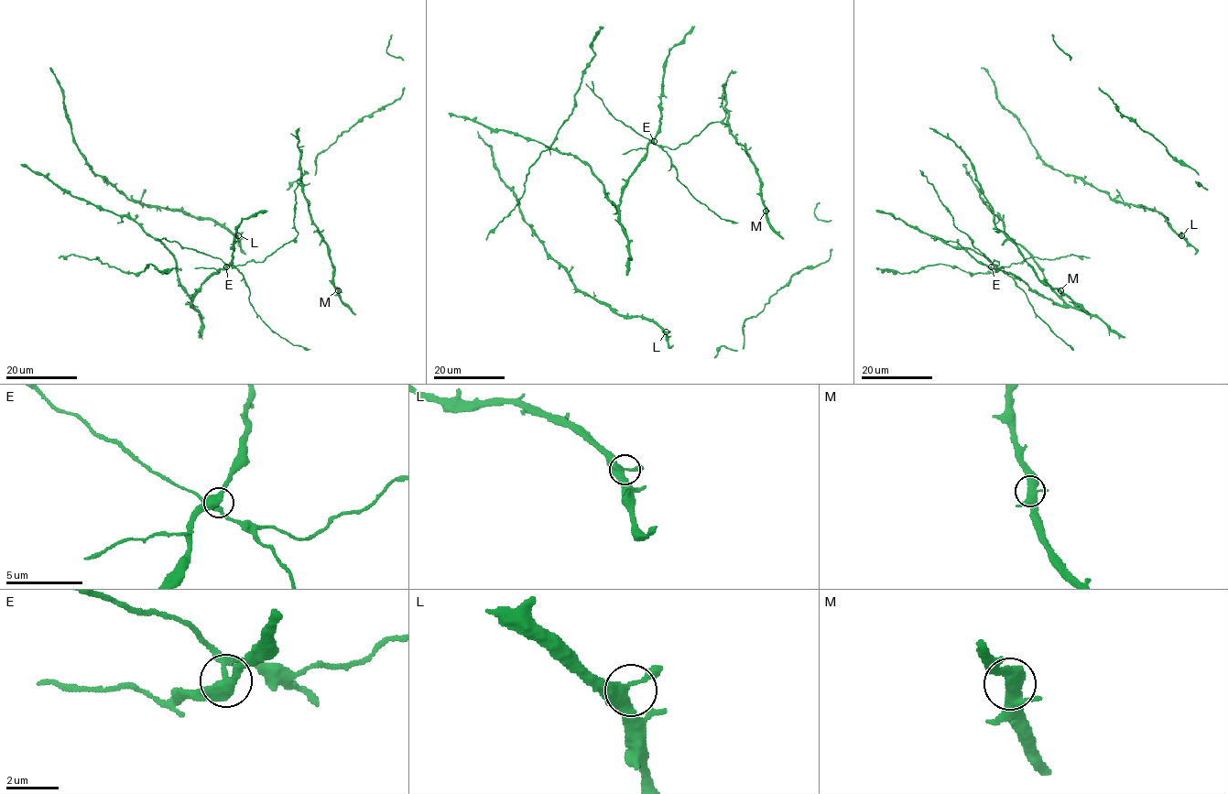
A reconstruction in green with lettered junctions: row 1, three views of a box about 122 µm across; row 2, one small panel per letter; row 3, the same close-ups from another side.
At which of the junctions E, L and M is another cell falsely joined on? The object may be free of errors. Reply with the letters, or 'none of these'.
E

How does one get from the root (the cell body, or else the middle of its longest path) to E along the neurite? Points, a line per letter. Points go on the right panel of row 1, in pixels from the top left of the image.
E: (982, 191), (983, 201), (1003, 220), (1004, 231), (1029, 254), (1063, 304), (1056, 305), (1012, 274), (991, 266)

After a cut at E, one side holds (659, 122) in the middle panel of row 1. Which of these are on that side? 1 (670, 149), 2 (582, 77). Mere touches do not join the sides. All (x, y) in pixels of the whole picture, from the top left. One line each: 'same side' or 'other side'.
1: other side
2: same side

